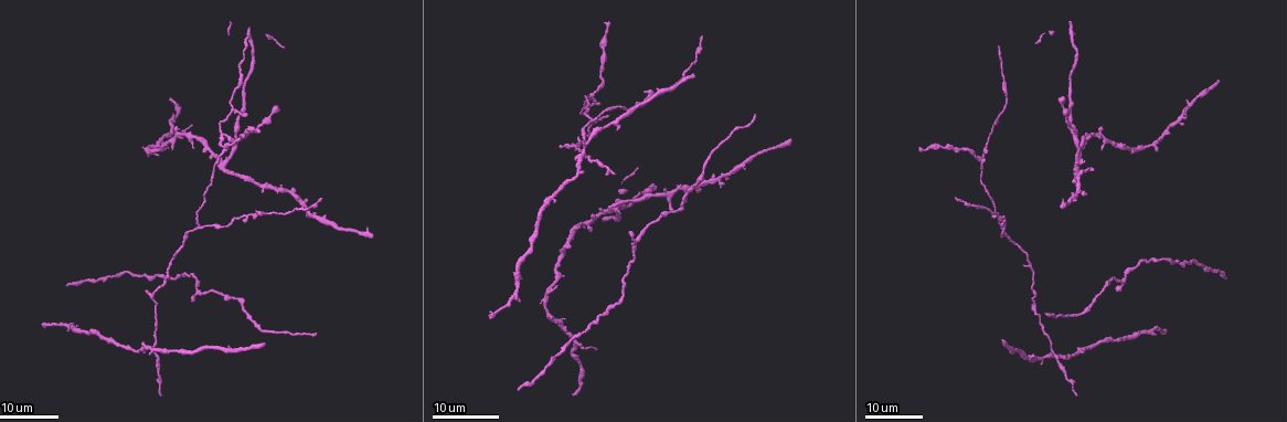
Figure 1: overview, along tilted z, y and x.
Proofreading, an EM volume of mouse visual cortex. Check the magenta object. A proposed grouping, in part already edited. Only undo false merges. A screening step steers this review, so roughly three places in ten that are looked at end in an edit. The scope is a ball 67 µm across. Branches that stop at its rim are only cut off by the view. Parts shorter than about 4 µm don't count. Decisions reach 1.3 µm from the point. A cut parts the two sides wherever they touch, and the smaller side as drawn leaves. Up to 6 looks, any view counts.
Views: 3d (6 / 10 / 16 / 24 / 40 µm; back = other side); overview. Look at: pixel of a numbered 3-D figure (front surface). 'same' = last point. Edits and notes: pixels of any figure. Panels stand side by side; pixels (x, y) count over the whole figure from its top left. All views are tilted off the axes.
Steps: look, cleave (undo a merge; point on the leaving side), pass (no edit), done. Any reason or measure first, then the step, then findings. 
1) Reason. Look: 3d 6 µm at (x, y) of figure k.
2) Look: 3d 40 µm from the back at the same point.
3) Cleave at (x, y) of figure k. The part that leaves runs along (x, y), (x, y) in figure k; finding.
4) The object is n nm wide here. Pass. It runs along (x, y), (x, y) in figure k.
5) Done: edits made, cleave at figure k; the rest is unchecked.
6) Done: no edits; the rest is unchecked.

Branch point. Look: 3d 24 µm at (588, 157) of figure 1.

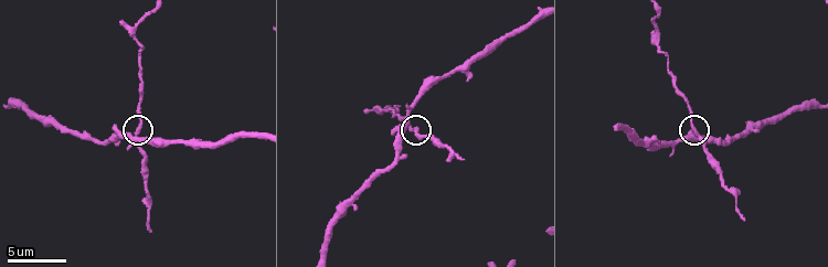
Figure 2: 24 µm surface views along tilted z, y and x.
Look: 3d 6 µm at (415, 132) of figure 2.

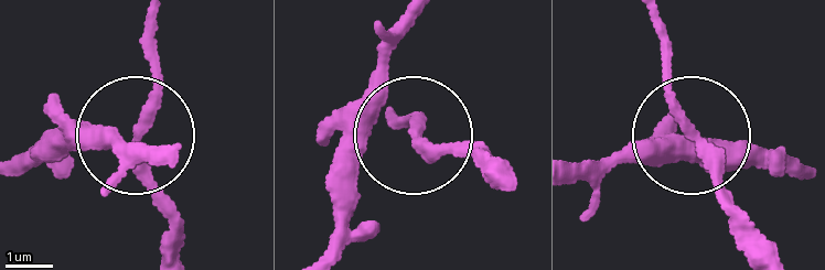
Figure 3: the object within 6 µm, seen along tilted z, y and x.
The side arm is 10 µm long. Pass. It runs along (655, 21), (667, 92), (750, 224) in figure 3; continuous, no second neuron.

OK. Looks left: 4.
Four or more arms meet. Look: 3d 24 µm at (222, 144) of figure 1.

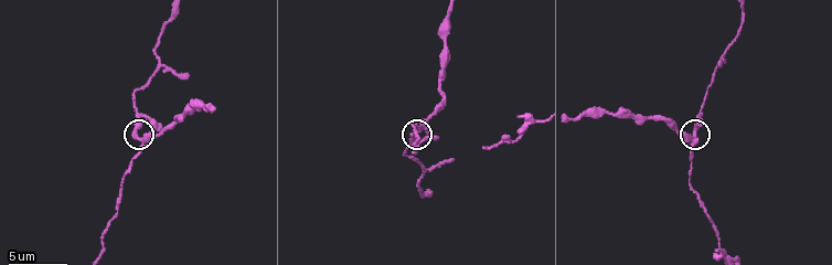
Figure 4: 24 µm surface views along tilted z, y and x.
Look: 3d 6 µm at (139, 138) of figure 4.

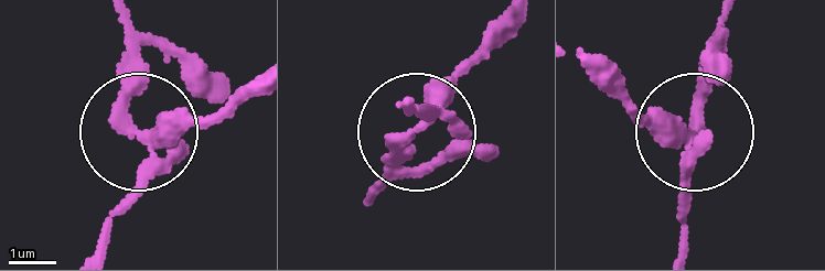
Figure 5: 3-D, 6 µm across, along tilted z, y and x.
The side arm is 14 µm long. Cleave at (200, 117) of figure 5. The part that leaves runs along (150, 133), (212, 120), (258, 82) in figure 5; two neurons meet here.

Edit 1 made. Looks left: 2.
Look: 3d 24 µm at (609, 208) of figure 1.

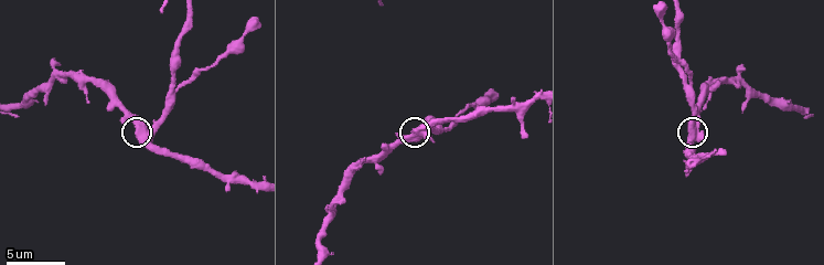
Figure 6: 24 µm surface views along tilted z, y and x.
Look: 3d 6 µm at (416, 132) of figure 6.

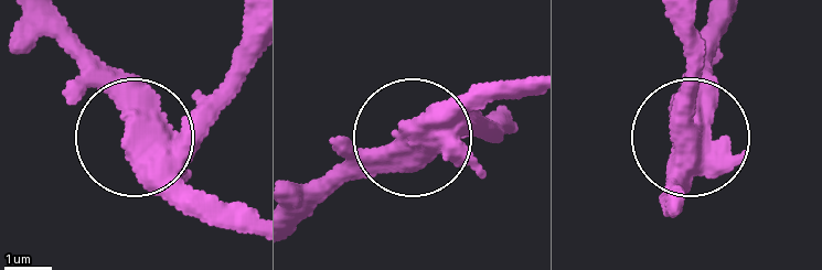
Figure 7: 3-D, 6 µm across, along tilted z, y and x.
Cleave at (212, 95) of figure 7. The part that leaves runs along (171, 141), (230, 74), (248, 25) in figure 7; a second neuron is stuck on.

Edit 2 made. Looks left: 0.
Done: edits made, cleave at figure 5, cleave at figure 7; the rest is unchecked.

